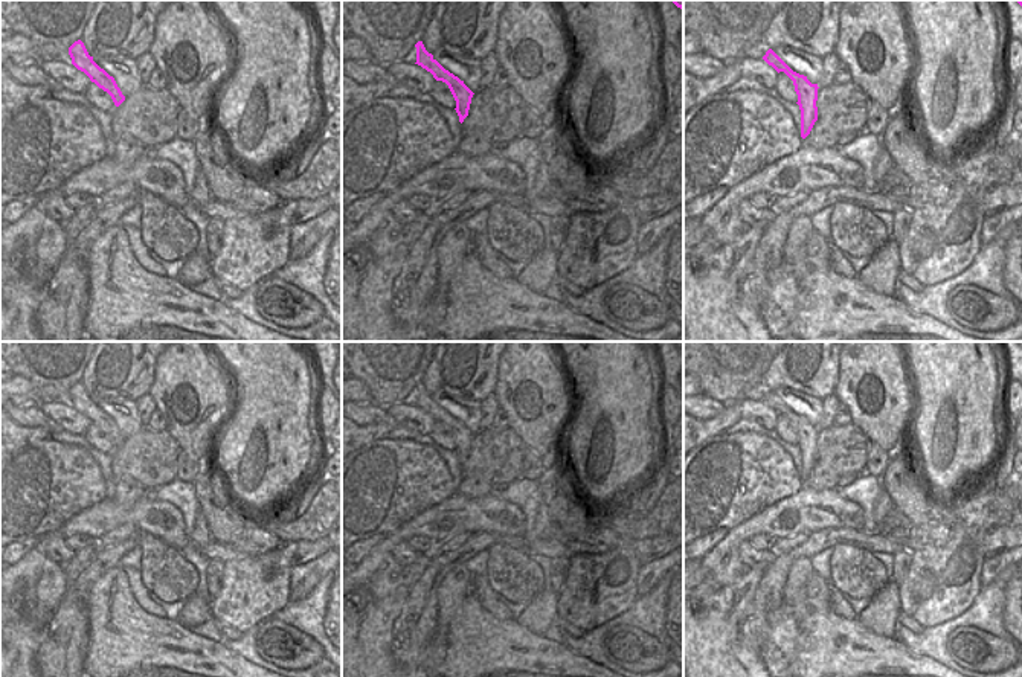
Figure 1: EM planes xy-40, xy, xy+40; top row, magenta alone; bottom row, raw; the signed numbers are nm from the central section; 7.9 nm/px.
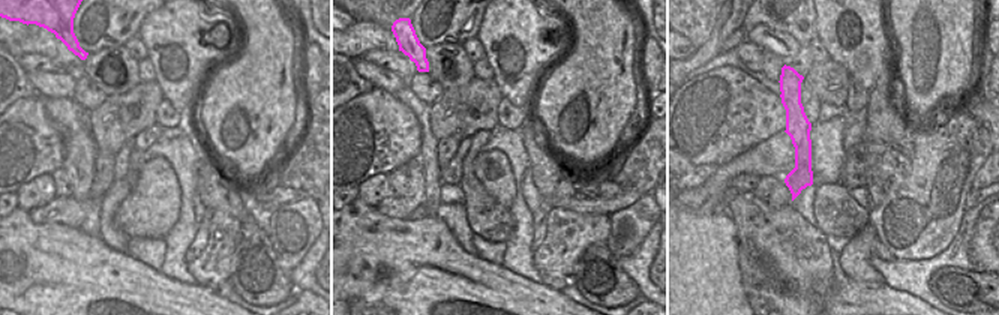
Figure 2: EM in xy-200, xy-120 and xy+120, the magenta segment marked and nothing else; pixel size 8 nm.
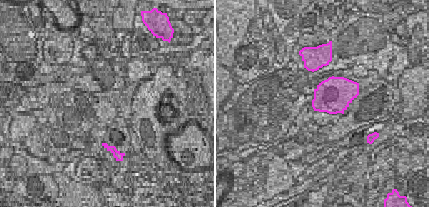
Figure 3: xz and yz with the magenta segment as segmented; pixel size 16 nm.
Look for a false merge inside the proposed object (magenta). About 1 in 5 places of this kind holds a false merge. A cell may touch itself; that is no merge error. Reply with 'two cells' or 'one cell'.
one cell

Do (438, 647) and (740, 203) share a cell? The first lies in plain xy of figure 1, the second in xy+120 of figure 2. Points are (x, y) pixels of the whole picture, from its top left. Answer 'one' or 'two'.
one

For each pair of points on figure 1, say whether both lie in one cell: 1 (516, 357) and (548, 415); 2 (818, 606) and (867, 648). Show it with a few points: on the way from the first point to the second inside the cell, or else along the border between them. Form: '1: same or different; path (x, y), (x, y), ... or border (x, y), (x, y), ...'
1: same; path (530, 371), (530, 377), (534, 381), (536, 401)
2: different; border (829, 609), (807, 613), (800, 621), (797, 633)

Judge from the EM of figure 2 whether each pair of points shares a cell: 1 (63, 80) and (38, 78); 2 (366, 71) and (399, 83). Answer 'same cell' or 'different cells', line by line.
1: same cell
2: same cell

